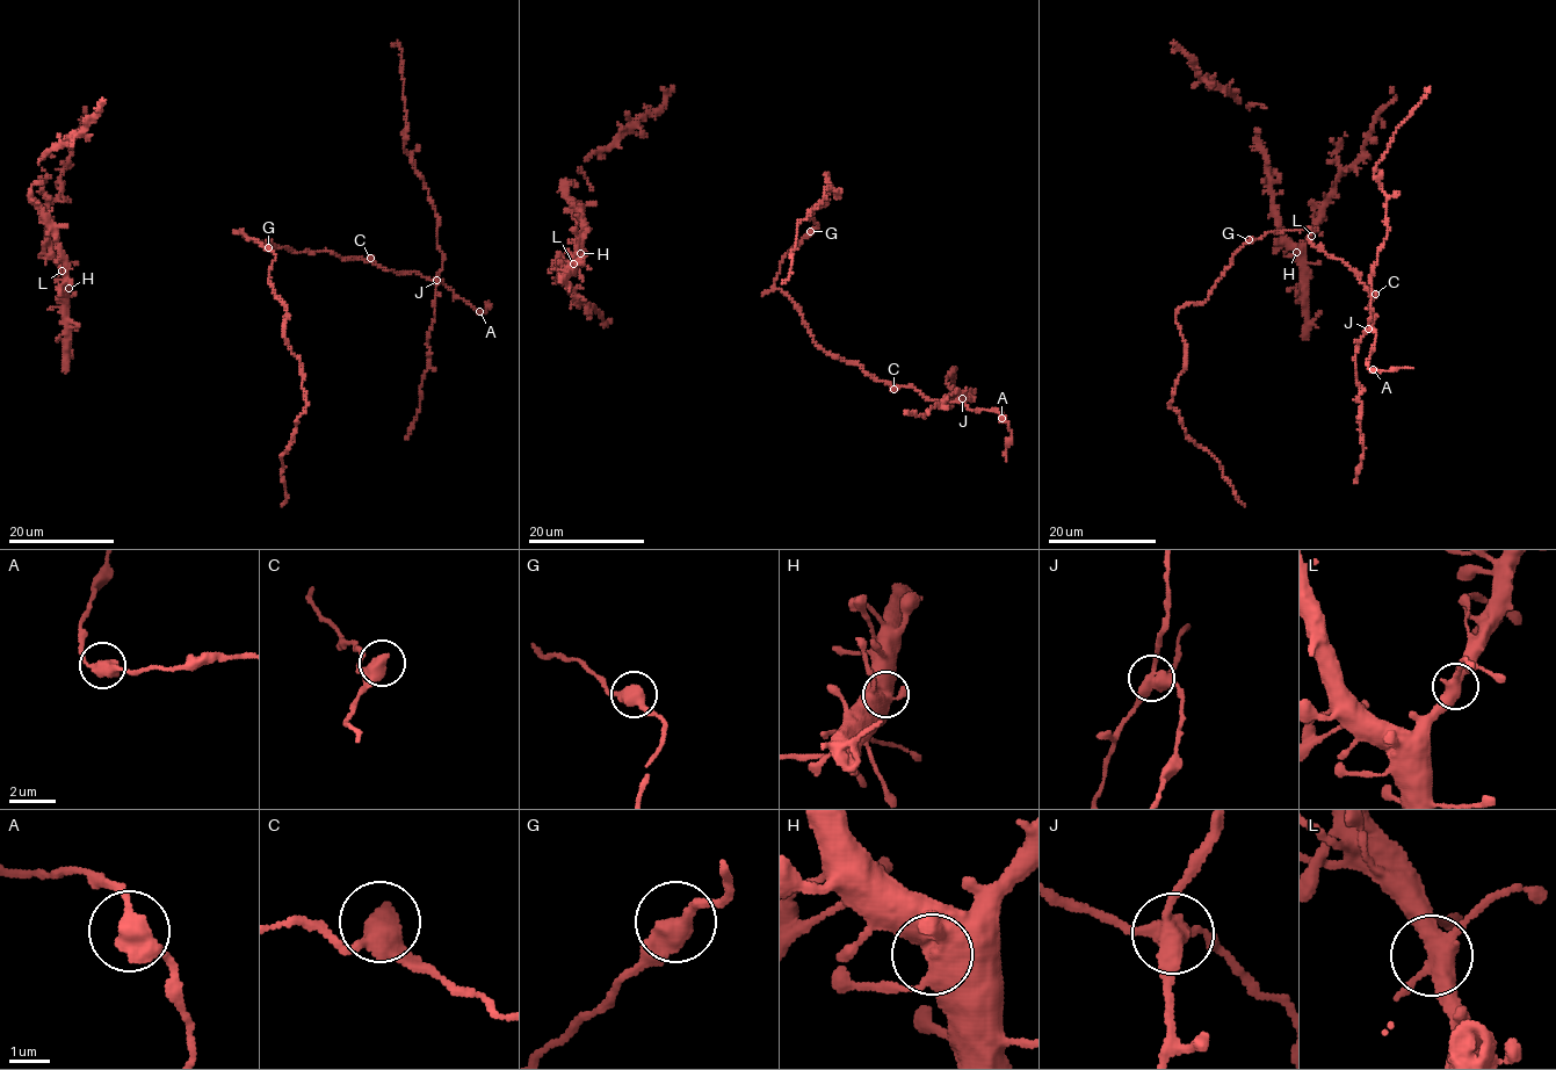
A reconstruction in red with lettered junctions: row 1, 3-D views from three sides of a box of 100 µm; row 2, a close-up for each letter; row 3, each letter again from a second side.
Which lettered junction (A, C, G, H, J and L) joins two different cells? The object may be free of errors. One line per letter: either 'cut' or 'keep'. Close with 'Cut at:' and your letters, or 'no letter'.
A: keep
C: keep
G: keep
H: keep
J: cut
L: keep
Cut at: J

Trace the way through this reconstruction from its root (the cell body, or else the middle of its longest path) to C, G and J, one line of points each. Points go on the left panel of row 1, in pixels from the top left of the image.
C: (254, 240), (295, 252), (330, 251), (344, 258), (370, 258)
G: (254, 240), (247, 239), (241, 230), (245, 237), (268, 247)
J: (254, 240), (295, 252), (330, 251), (344, 258), (362, 259), (400, 274), (418, 272), (438, 280)

